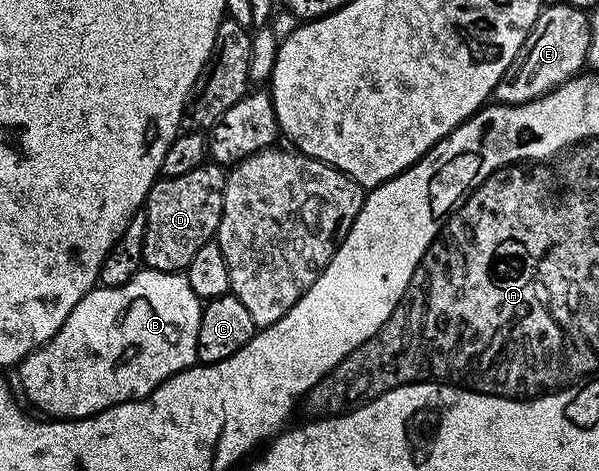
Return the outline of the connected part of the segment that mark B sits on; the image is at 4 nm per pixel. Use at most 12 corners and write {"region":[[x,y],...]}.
{"region":[[144,267],[96,286],[18,365],[88,419],[197,363],[203,304]]}

